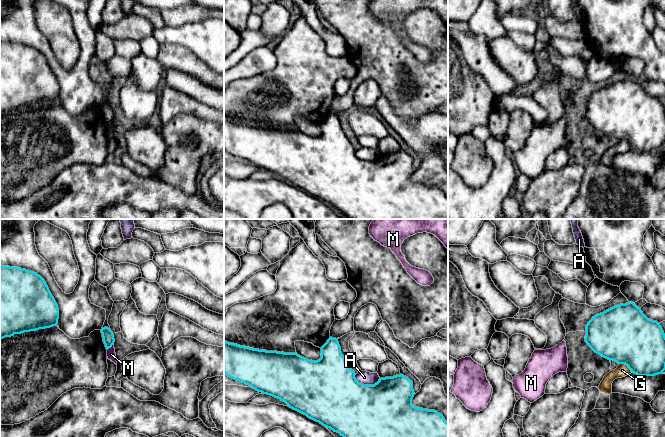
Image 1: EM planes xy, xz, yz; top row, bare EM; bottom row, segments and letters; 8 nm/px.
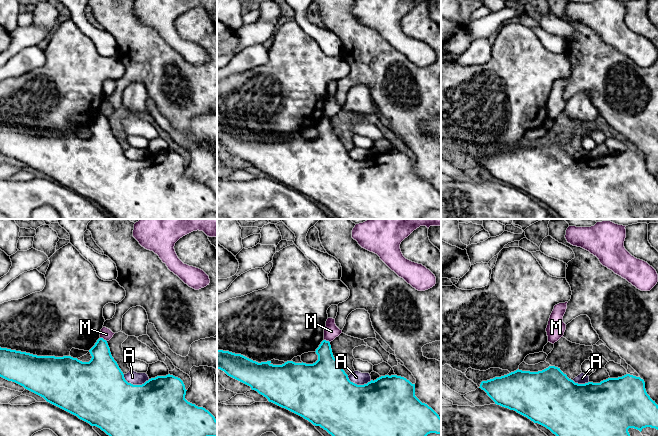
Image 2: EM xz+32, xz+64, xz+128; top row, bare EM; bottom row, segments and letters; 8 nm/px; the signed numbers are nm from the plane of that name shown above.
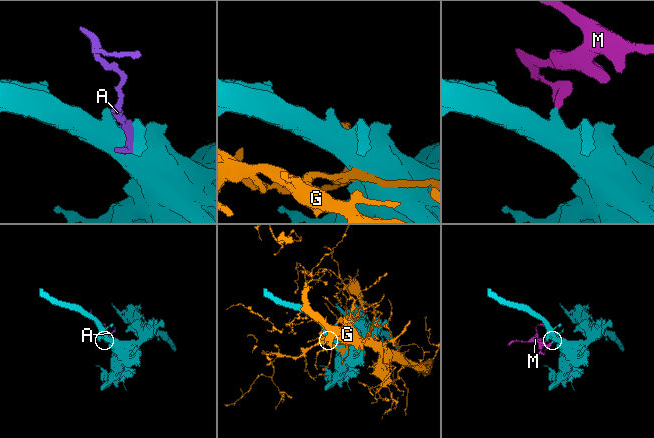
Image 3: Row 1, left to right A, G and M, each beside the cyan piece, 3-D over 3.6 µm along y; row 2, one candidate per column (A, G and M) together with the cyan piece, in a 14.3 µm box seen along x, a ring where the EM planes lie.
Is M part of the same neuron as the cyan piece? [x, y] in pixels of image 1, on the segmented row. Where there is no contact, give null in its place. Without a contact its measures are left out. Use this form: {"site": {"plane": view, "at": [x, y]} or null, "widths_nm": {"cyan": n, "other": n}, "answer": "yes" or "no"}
{"site": {"plane": "xy", "at": [110, 347]}, "widths_nm": {"cyan": 100, "other": 70}, "answer": "no"}

